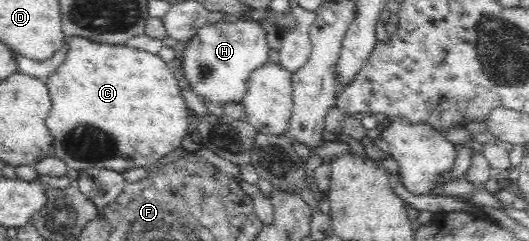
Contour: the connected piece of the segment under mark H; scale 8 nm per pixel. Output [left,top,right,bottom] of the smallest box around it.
[180,20,271,105]

